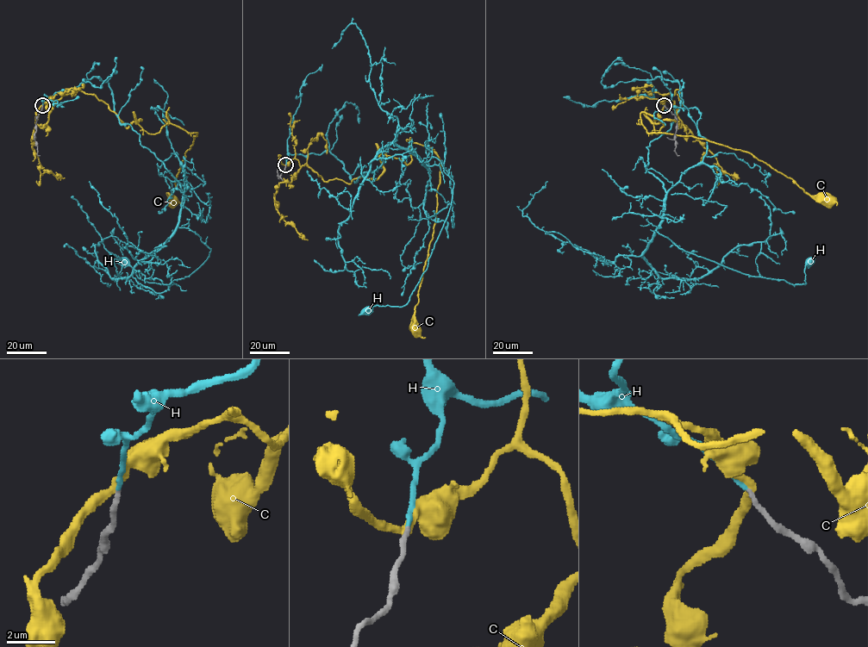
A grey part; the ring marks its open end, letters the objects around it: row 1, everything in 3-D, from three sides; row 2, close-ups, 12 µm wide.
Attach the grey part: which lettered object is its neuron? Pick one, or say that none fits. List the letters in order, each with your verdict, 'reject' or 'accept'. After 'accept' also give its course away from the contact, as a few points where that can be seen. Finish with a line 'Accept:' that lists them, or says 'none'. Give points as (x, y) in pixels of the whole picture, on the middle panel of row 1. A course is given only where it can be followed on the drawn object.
C: reject
H: accept; it runs (285, 164), (328, 150), (356, 182), (388, 147), (409, 147), (452, 180), (409, 301), (366, 310)
Accept: H

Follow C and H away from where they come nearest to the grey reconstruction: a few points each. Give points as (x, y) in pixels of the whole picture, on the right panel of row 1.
C: (665, 105), (680, 91), (677, 127), (656, 133), (642, 112), (648, 133), (751, 152), (829, 202)
H: (664, 105), (658, 77), (678, 83), (681, 101), (646, 147), (665, 193), (656, 231), (795, 285), (809, 260)

